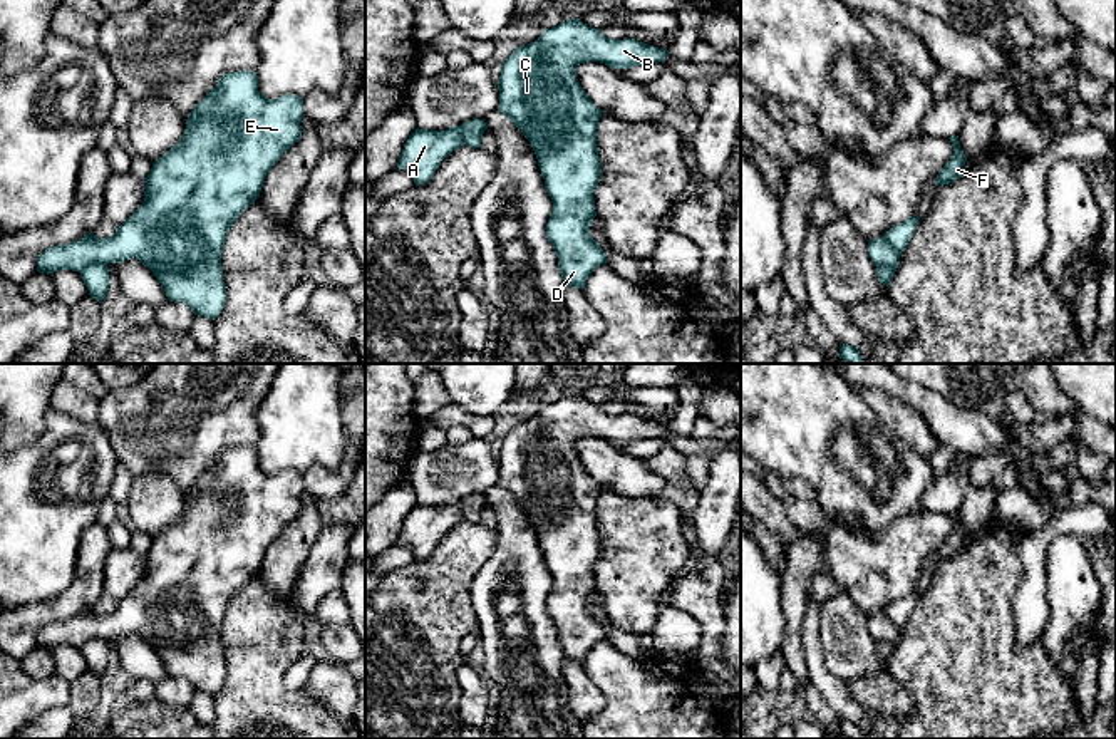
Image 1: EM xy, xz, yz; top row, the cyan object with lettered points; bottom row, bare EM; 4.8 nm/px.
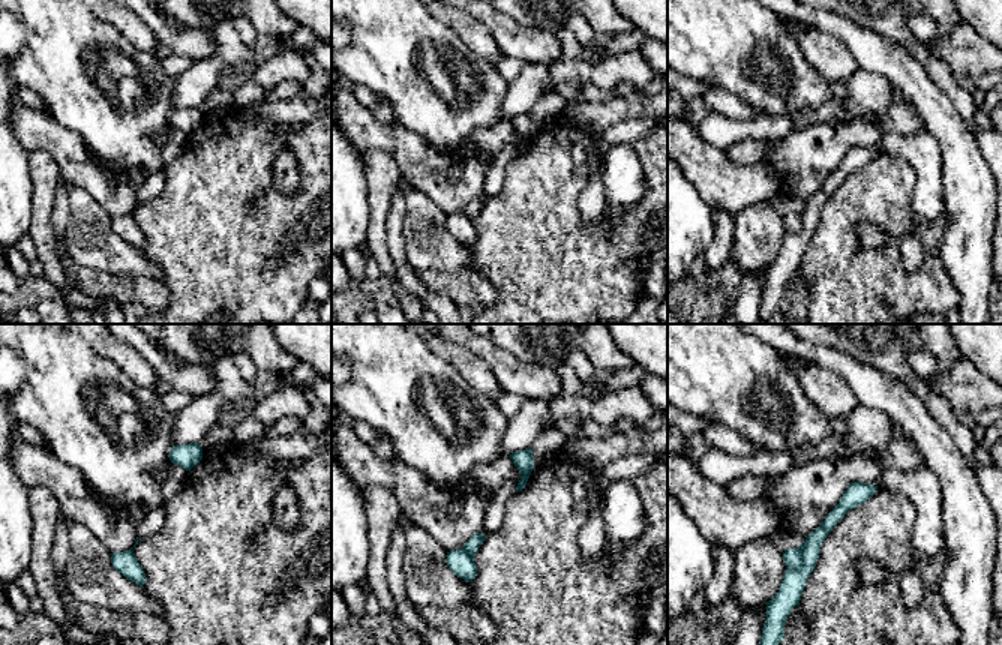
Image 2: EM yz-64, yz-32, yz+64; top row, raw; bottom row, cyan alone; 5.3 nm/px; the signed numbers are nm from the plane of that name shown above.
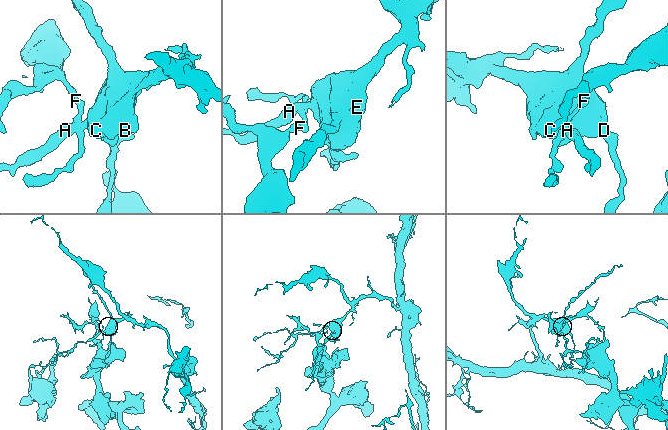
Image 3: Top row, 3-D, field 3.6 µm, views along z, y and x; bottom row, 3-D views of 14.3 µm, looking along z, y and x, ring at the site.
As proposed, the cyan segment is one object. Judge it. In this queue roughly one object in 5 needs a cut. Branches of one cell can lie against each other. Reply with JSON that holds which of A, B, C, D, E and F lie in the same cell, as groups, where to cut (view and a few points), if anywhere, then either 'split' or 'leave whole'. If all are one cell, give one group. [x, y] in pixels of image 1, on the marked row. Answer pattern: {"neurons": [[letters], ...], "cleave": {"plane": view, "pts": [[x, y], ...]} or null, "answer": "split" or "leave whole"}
{"neurons": [["A", "B", "C", "D", "E"], ["F"]], "cleave": {"plane": "xy", "pts": [[106, 263], [87, 263], [79, 272]]}, "answer": "split"}

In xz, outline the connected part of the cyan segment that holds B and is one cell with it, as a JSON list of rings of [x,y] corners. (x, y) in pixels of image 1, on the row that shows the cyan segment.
[[[570,18],[543,30],[538,40],[516,47],[501,67],[498,111],[524,134],[536,154],[545,188],[553,203],[546,236],[555,248],[561,278],[568,287],[583,290],[592,271],[608,263],[602,246],[590,236],[592,220],[597,216],[593,193],[602,174],[597,129],[603,111],[581,89],[576,67],[585,62],[600,62],[607,67],[630,69],[664,62],[667,55],[669,50],[635,39],[608,39],[580,18]]]

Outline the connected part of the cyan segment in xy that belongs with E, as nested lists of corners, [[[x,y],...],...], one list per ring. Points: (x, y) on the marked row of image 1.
[[[255,70],[223,74],[209,94],[191,111],[181,141],[152,163],[146,178],[142,204],[117,228],[112,236],[75,240],[50,246],[37,258],[37,271],[82,271],[90,263],[122,263],[136,258],[159,280],[169,302],[183,302],[194,315],[216,318],[226,302],[226,283],[221,270],[221,253],[228,230],[236,218],[258,198],[266,174],[280,158],[302,137],[303,99],[293,94],[266,99],[258,90]]]

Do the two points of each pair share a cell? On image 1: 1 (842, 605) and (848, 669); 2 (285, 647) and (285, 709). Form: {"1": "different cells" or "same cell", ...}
{"1": "same cell", "2": "same cell"}

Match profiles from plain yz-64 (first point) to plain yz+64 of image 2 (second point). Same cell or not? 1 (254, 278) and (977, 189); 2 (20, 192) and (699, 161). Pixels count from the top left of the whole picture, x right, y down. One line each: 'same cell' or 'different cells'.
1: different cells
2: different cells

